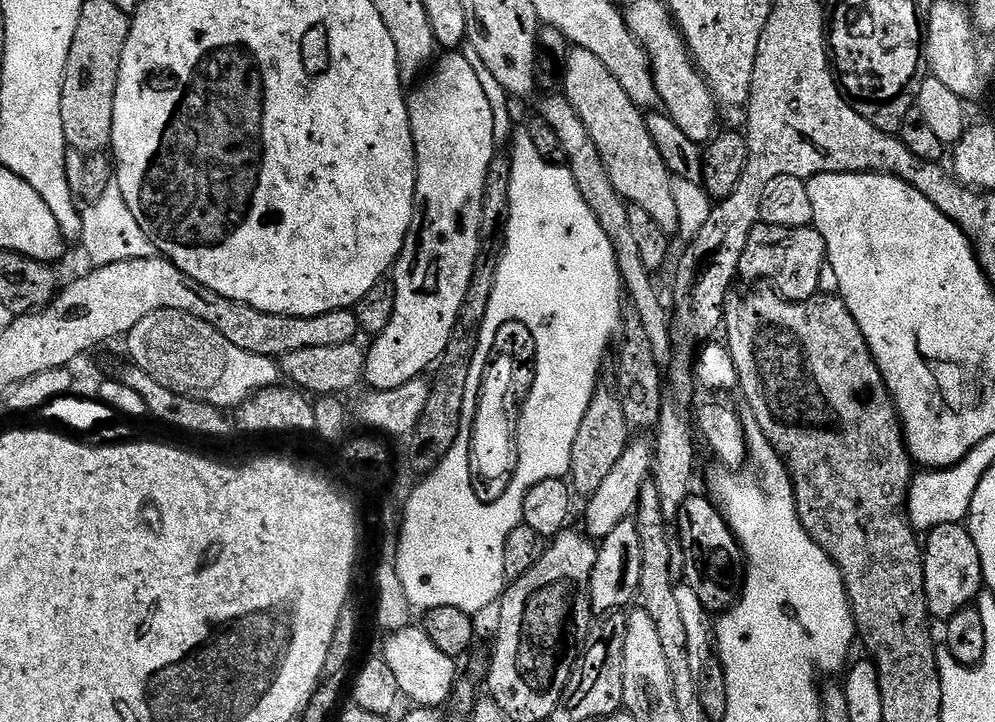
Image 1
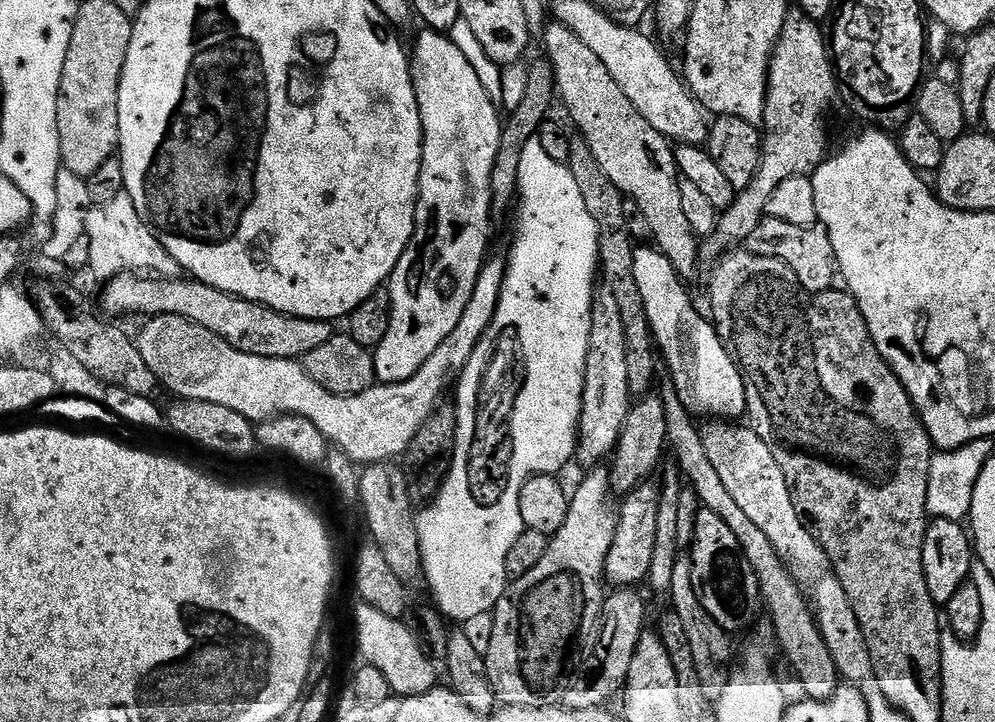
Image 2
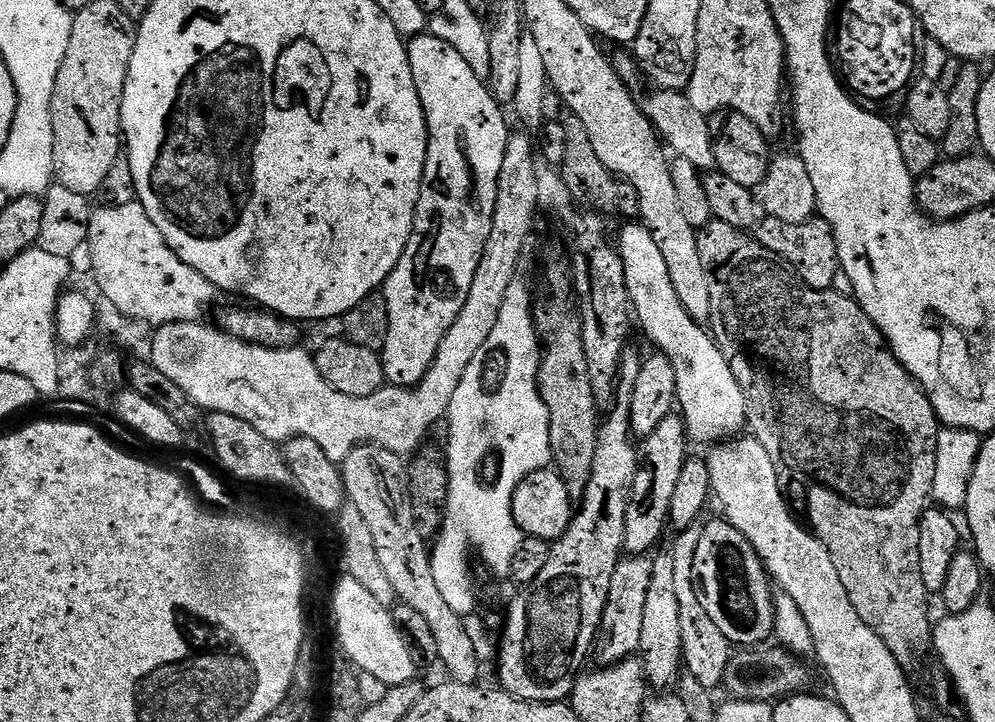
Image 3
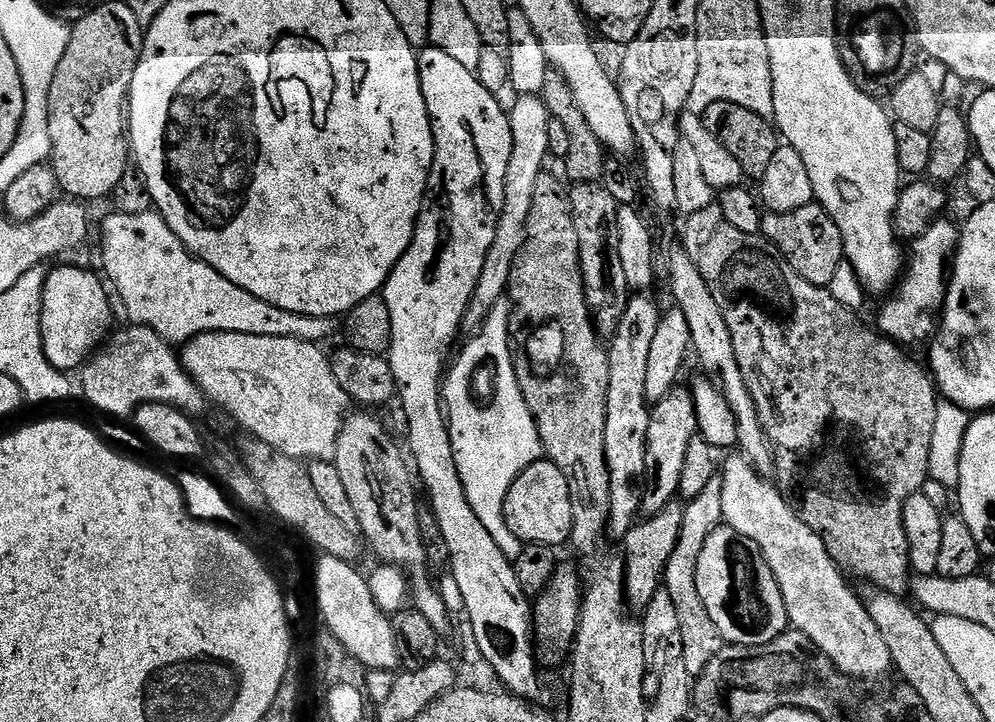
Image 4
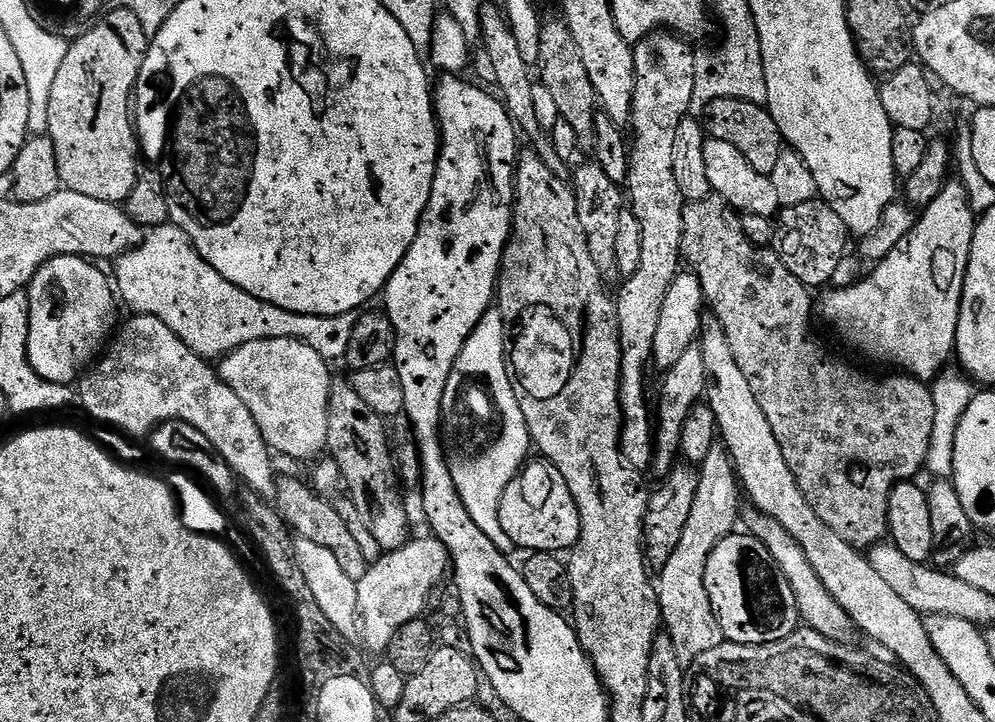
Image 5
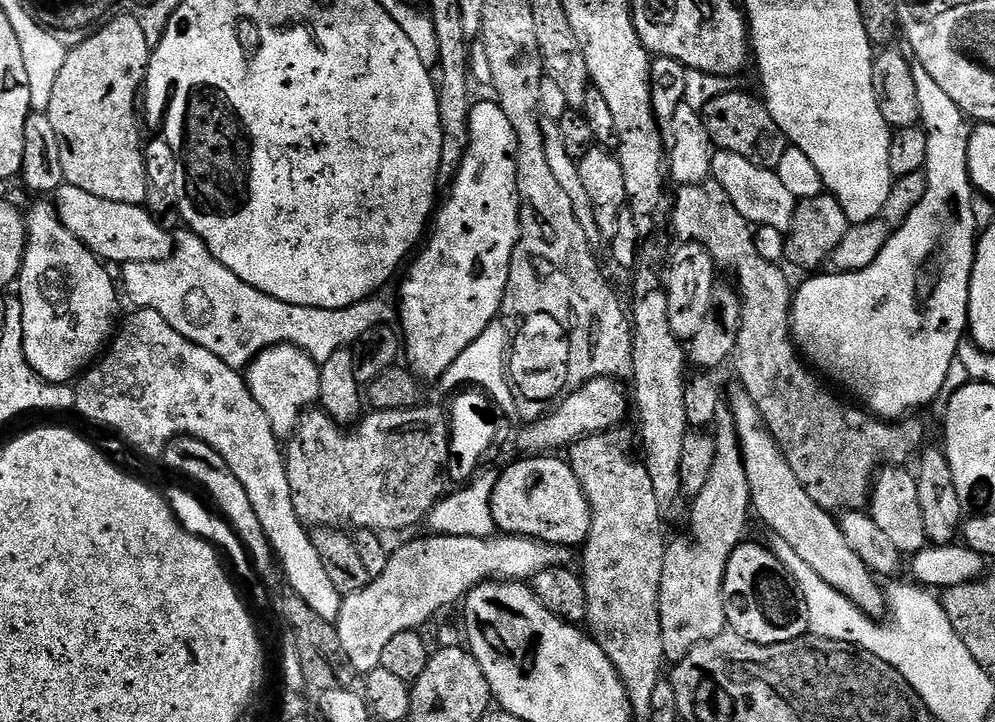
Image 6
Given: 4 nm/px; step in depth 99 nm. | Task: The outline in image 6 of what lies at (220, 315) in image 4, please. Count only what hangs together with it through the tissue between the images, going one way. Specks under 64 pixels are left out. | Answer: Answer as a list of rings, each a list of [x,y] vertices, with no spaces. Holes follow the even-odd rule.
[[[190,230],[175,233],[172,254],[162,262],[130,262],[123,265],[122,272],[123,295],[128,295],[136,303],[137,309],[145,308],[162,314],[162,318],[166,318],[166,322],[170,322],[170,326],[174,326],[174,330],[182,334],[182,338],[190,338],[190,342],[202,346],[202,350],[210,350],[214,358],[222,358],[226,366],[237,370],[247,369],[255,356],[279,344],[293,344],[321,365],[326,362],[326,358],[334,355],[334,350],[355,346],[358,338],[366,334],[366,330],[378,325],[393,325],[398,318],[397,307],[382,300],[380,296],[368,297],[362,302],[354,302],[354,306],[338,310],[278,302],[278,298],[270,298],[270,294],[262,294],[254,290],[254,286],[242,282],[242,278],[238,278],[234,270],[226,270],[226,266],[222,266],[222,262],[218,262],[218,258],[214,258],[214,254],[210,254],[206,245]]]

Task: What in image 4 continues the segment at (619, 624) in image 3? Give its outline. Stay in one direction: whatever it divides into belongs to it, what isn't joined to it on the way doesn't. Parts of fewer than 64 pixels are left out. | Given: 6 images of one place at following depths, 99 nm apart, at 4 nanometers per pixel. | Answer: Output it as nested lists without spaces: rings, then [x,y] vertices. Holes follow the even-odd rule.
[[[680,502],[667,504],[658,514],[641,519],[632,525],[632,529],[622,538],[622,555],[624,557],[624,599],[632,610],[642,610],[650,606],[650,598],[658,594],[664,583],[664,571],[670,562],[670,554],[674,554],[674,546],[678,546],[678,538],[682,534],[685,505]]]

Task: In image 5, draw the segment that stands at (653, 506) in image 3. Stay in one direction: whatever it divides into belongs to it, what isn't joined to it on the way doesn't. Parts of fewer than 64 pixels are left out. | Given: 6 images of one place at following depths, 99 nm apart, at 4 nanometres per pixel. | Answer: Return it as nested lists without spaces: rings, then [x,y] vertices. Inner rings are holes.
[[[693,346],[682,354],[679,362],[663,373],[664,385],[660,388],[660,406],[654,410],[654,472],[663,478],[676,467],[681,455],[680,439],[686,420],[696,404],[705,399],[708,391],[706,378],[706,362],[703,347]]]

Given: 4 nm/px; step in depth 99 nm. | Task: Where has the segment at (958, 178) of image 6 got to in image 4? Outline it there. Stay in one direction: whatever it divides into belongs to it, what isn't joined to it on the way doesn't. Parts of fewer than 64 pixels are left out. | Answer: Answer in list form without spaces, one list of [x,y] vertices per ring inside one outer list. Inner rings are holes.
[[[936,219],[926,230],[926,234],[922,234],[911,245],[912,256],[910,252],[910,259],[899,285],[900,293],[898,288],[895,295],[888,298],[893,300],[886,301],[880,312],[879,331],[901,346],[920,344],[923,340],[931,341],[938,331],[937,313],[943,309],[944,300],[948,296],[950,265],[956,249],[960,247],[960,228],[944,219]]]

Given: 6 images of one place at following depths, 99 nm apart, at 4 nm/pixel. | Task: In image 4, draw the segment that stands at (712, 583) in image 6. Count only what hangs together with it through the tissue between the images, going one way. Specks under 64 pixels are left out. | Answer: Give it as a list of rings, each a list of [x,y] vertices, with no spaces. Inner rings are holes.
[[[715,478],[693,500],[687,501],[682,522],[682,534],[678,538],[678,546],[674,546],[674,554],[670,554],[670,562],[664,571],[663,587],[668,589],[670,598],[674,598],[674,607],[678,610],[678,622],[682,625],[682,654],[686,657],[686,670],[695,678],[714,662],[714,658],[726,647],[723,634],[714,626],[714,621],[702,606],[702,598],[698,598],[698,554],[702,554],[702,546],[706,546],[706,538],[715,528],[721,527],[723,482]]]

